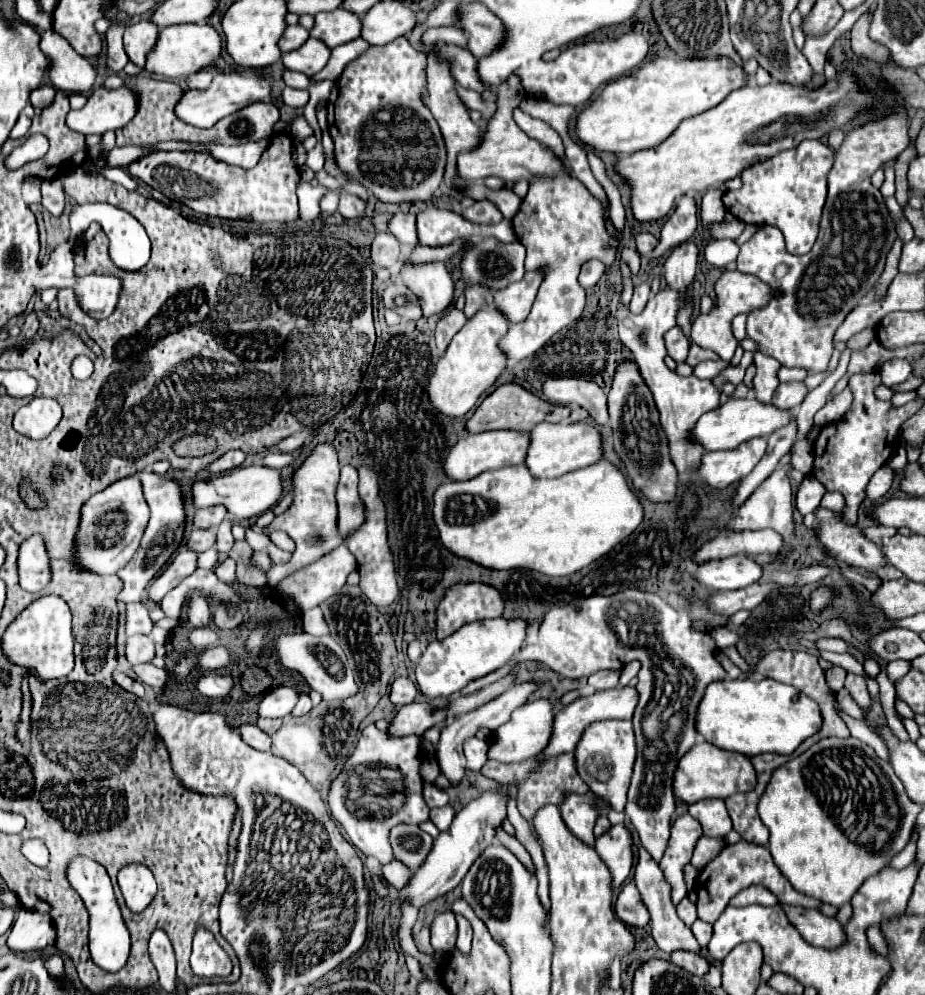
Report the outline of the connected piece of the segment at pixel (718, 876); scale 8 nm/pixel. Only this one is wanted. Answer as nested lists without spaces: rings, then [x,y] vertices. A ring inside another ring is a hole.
[[[739,841],[735,845],[727,845],[711,863],[705,865],[705,869],[701,871],[701,875],[697,877],[695,889],[699,893],[699,901],[697,901],[697,911],[699,911],[699,919],[713,923],[717,919],[717,915],[721,915],[721,909],[725,909],[729,905],[729,899],[733,895],[737,895],[741,889],[749,887],[749,885],[763,885],[767,887],[771,893],[777,895],[779,903],[789,903],[789,905],[803,905],[803,907],[817,907],[819,901],[817,899],[809,899],[807,895],[801,895],[783,875],[781,871],[777,871],[777,865],[773,863],[771,853],[767,851],[767,847],[757,847],[755,843],[745,843]]]

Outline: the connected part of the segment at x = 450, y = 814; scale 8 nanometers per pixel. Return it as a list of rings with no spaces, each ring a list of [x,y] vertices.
[[[451,805],[441,807],[441,809],[431,809],[431,821],[437,825],[439,831],[447,831],[453,817],[455,817],[455,809]]]

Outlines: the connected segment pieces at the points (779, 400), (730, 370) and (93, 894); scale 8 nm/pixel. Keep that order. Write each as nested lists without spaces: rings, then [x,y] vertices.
[[[791,381],[791,383],[781,383],[777,391],[773,393],[773,405],[781,409],[795,409],[801,405],[809,389],[805,387],[803,381]]]
[[[745,351],[743,361],[741,361],[737,367],[727,367],[727,369],[723,369],[723,371],[713,379],[713,385],[715,385],[719,391],[723,389],[723,385],[725,385],[725,383],[739,385],[739,383],[743,381],[743,375],[745,375],[745,369],[747,369],[747,365],[749,365],[749,363],[753,363],[753,355]]]
[[[77,857],[69,865],[69,881],[75,891],[79,891],[89,913],[89,950],[94,963],[105,971],[119,971],[129,957],[129,931],[125,929],[117,899],[113,895],[111,879],[97,861],[87,857]]]

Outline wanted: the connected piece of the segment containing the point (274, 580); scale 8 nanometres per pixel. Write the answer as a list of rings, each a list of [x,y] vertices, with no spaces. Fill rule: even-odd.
[[[321,443],[315,447],[315,451],[305,459],[305,463],[293,475],[293,497],[295,497],[293,505],[279,517],[275,517],[275,521],[271,523],[271,527],[285,529],[285,533],[295,541],[297,547],[295,547],[291,559],[283,565],[271,565],[271,561],[265,553],[253,555],[253,565],[257,565],[263,573],[271,567],[265,573],[269,587],[275,589],[275,585],[281,583],[287,575],[291,575],[299,569],[305,569],[305,565],[321,559],[323,555],[331,553],[333,549],[337,549],[343,543],[343,537],[337,529],[337,499],[335,499],[337,483],[339,483],[337,453],[329,443]],[[305,559],[309,559],[309,561],[305,561]]]

